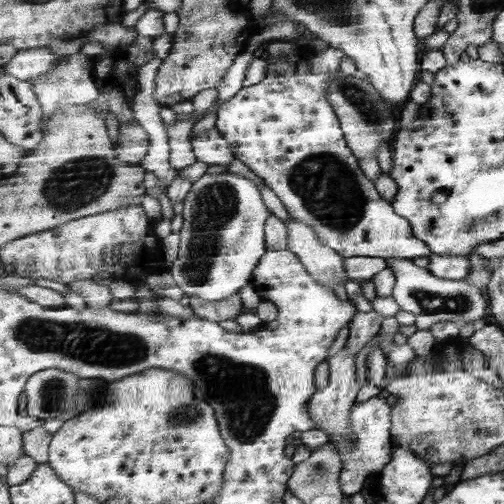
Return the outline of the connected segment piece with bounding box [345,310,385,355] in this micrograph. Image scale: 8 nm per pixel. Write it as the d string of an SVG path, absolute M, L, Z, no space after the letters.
M359 311L350 324L350 333L347 341L348 350L353 351L355 355L360 350L363 350L363 346L379 335L381 326L383 326L383 320L385 318L379 314L379 312L369 311L361 312Z

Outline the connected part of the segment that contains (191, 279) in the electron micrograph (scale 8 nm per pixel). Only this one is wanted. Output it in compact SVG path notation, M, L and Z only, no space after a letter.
M205 173L194 182L193 188L183 203L182 249L179 251L179 259L169 270L175 284L188 297L199 296L211 302L225 300L237 294L243 286L252 283L255 268L258 268L262 257L268 251L266 223L272 213L263 202L259 186L249 178L234 173Z

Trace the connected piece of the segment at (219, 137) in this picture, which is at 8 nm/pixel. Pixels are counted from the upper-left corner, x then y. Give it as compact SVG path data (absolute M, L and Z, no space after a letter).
M216 126L199 133L196 137L190 137L189 141L199 162L223 165L228 170L236 158L234 148Z

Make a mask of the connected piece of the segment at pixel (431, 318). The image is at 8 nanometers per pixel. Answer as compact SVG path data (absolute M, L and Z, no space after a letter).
M389 258L386 262L397 278L392 297L400 310L417 316L417 326L421 330L431 330L433 324L437 322L455 322L458 325L474 324L479 320L491 322L489 298L470 282L446 280L434 276L429 268L417 268L411 260Z

